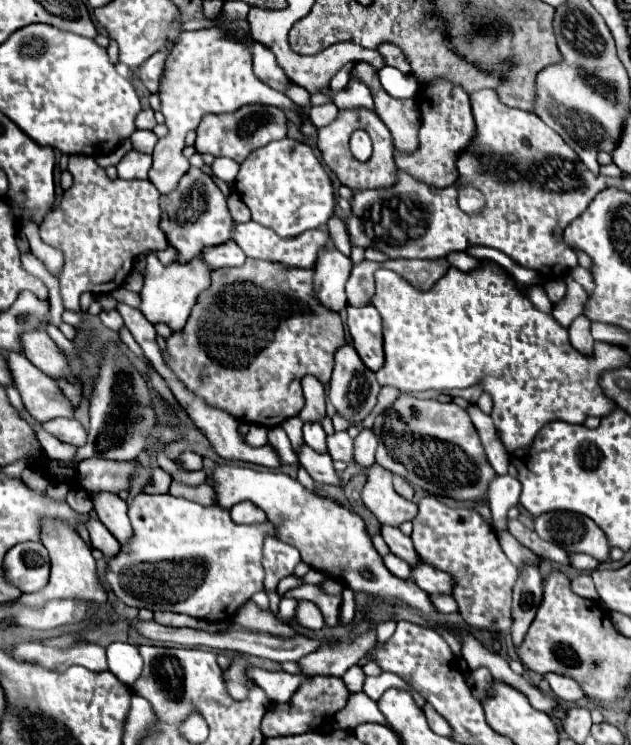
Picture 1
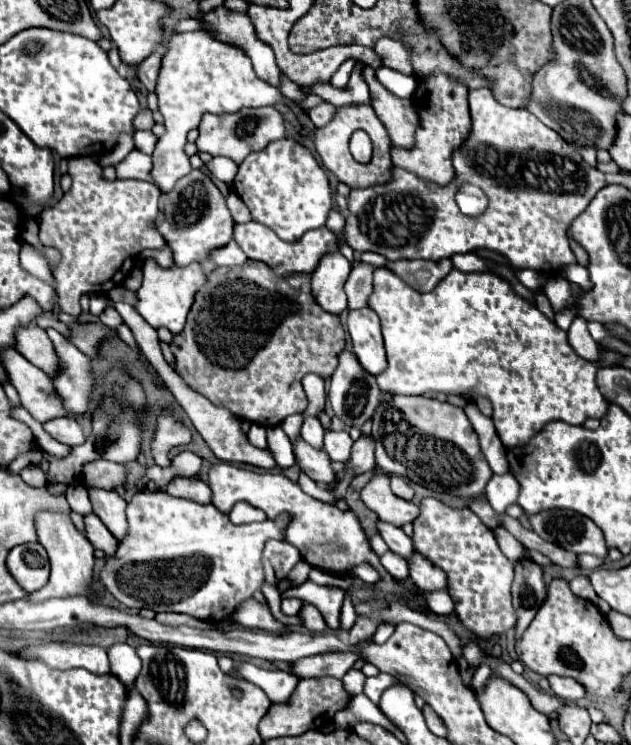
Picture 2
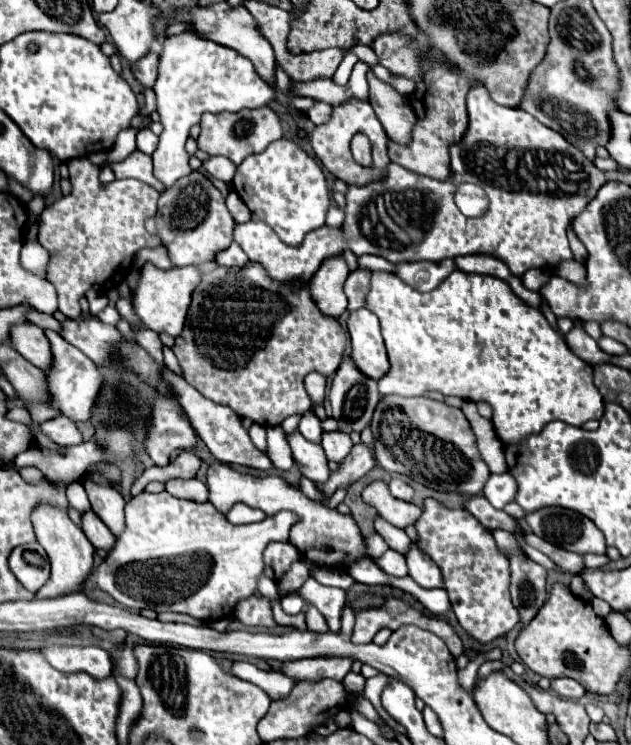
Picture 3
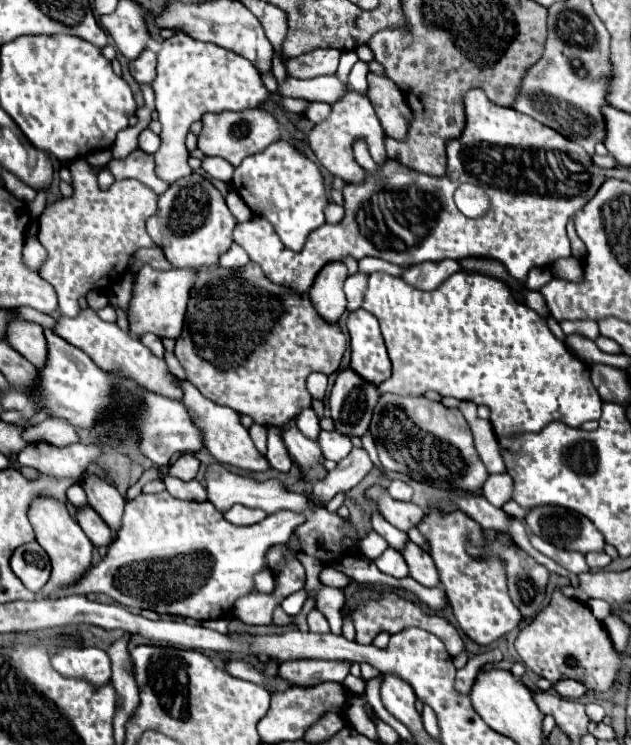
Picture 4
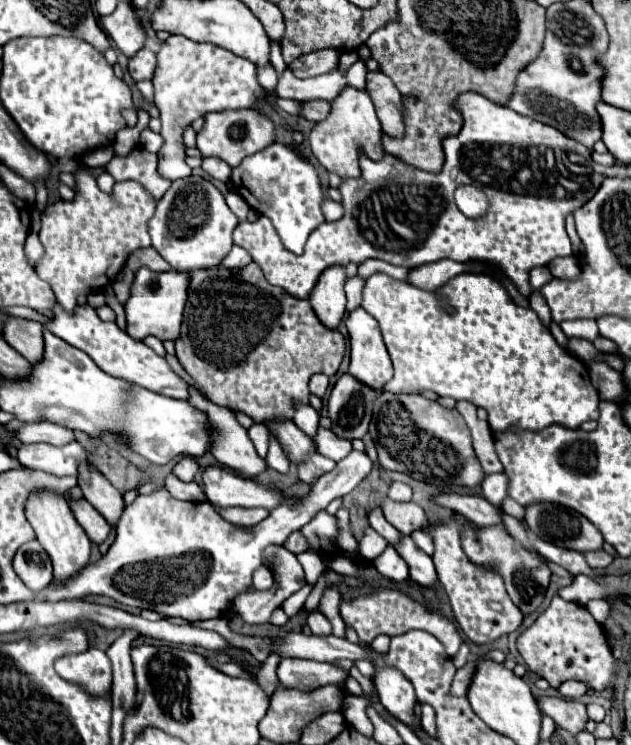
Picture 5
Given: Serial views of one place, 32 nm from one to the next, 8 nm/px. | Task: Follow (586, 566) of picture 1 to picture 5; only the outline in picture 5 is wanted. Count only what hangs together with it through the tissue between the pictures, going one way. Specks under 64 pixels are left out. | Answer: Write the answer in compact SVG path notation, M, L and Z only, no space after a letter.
M598 550L598 552L586 552L584 558L586 558L588 566L594 568L594 570L602 570L602 568L606 568L606 566L612 562L612 556L606 554L604 550Z

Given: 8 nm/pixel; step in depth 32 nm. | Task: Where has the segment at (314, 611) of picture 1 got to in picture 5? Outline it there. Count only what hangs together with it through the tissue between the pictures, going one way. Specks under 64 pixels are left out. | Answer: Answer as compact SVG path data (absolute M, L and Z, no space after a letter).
M310 612L310 616L308 616L308 626L310 626L310 630L312 630L312 634L330 634L332 632L332 628L330 628L330 622L326 620L326 616L324 614L320 614L320 612Z

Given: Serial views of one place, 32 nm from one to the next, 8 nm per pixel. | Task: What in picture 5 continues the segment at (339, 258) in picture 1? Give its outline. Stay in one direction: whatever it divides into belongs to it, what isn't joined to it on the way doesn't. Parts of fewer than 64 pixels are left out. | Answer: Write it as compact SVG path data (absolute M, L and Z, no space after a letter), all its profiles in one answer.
M332 266L330 270L322 272L322 278L318 278L314 292L310 292L310 304L314 312L328 328L336 328L346 312L344 282L346 282L346 268Z

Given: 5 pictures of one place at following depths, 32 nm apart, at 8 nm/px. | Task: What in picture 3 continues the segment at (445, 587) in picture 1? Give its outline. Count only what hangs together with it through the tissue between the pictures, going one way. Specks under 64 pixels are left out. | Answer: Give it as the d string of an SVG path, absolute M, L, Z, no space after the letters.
M416 546L410 548L410 552L406 554L406 562L410 568L410 576L416 584L420 584L426 590L432 588L444 588L442 586L442 572L438 570L438 566L434 566L434 562L422 554Z

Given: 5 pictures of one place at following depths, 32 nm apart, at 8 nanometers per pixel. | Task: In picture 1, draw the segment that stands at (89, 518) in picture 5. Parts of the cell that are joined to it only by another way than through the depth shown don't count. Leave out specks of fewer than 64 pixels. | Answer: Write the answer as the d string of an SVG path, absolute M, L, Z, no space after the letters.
M90 518L88 522L88 532L90 532L90 542L94 548L98 548L106 560L114 558L120 550L120 542L108 532L106 526L102 526L102 522L98 518Z

